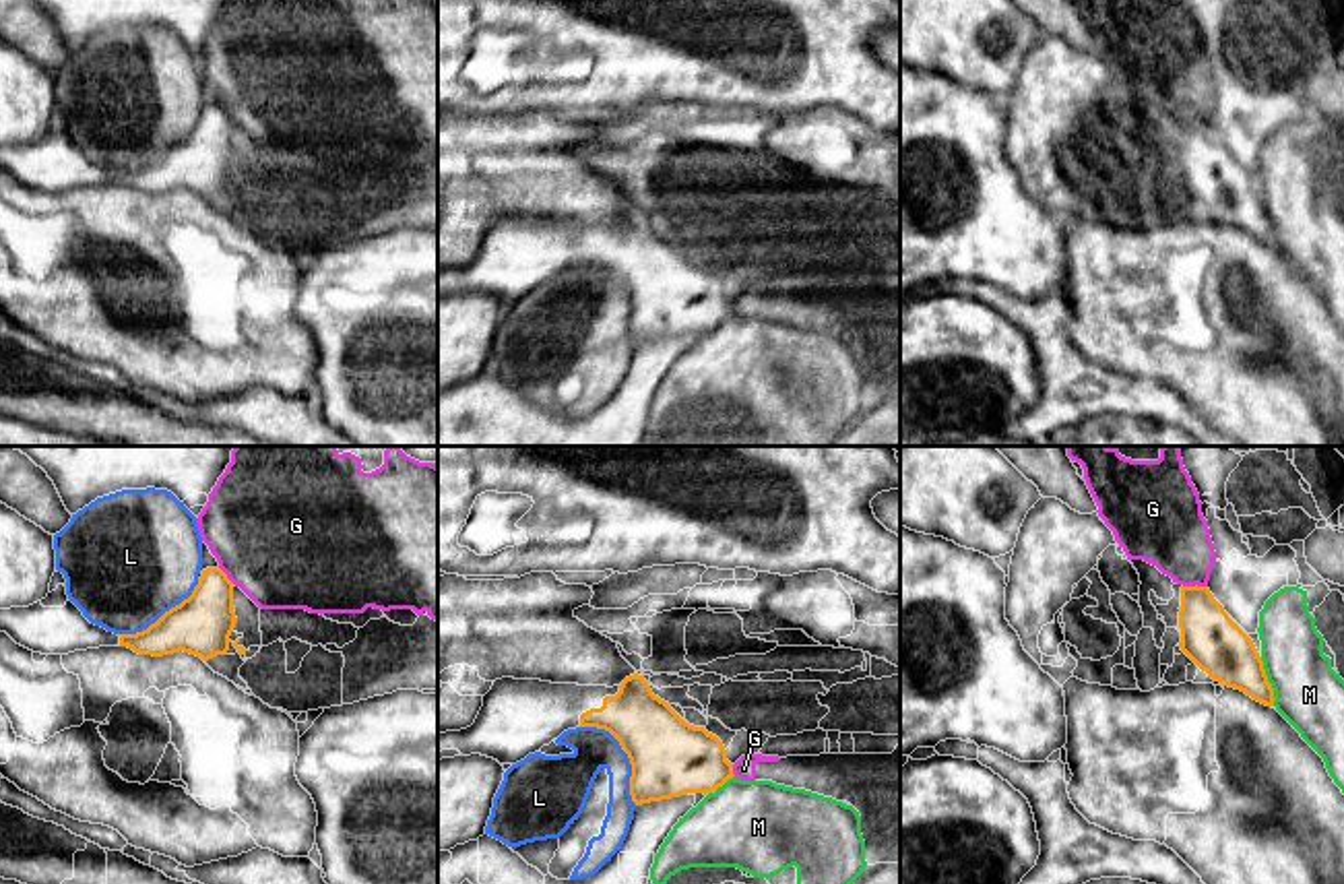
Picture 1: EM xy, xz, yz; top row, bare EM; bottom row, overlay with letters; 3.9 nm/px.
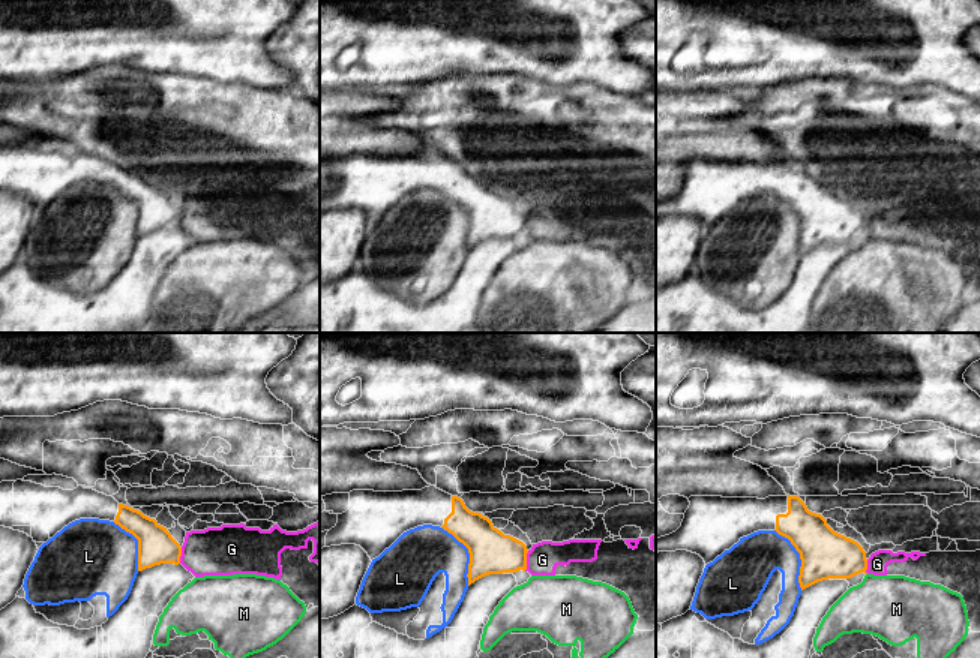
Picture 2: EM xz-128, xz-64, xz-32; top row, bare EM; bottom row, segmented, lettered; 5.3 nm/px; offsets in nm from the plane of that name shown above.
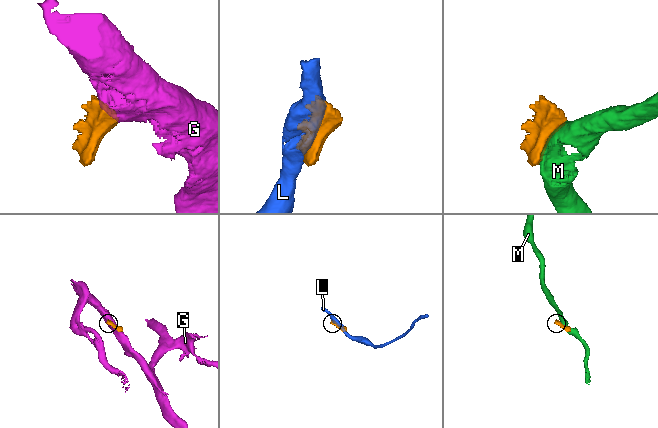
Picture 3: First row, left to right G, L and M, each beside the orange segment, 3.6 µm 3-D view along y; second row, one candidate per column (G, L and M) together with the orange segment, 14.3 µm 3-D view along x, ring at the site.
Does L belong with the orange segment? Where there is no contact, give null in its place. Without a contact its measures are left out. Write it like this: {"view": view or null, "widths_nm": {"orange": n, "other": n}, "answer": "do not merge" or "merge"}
{"view": "xz", "widths_nm": {"orange": 300, "other": 190}, "answer": "do not merge"}

